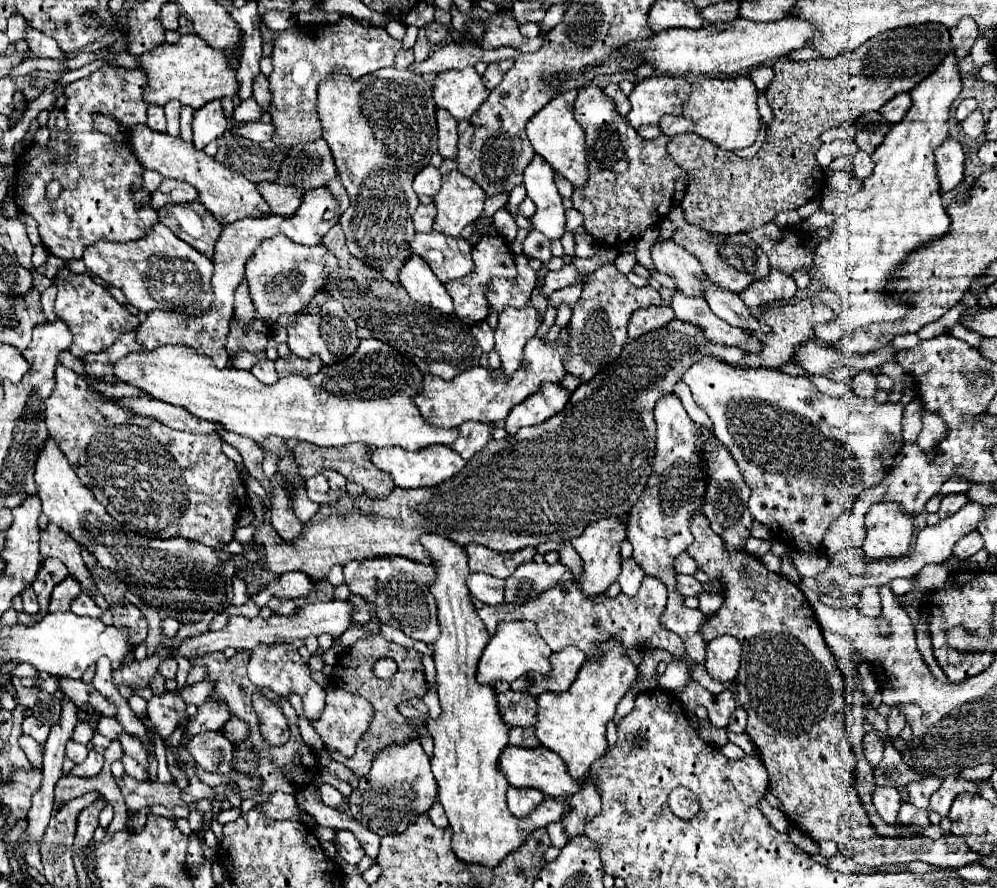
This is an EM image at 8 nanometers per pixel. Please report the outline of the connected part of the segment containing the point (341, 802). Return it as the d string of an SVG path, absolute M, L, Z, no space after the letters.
M323 783L319 789L321 789L321 799L323 799L323 803L325 803L327 807L331 807L331 809L341 809L341 811L343 811L343 807L345 807L345 797L343 797L337 789L333 789L333 787L327 785L327 783Z

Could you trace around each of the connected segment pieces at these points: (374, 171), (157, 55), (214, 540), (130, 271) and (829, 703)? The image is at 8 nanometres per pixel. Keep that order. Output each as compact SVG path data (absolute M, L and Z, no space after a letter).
M389 67L357 81L337 71L331 79L319 83L317 91L323 139L333 151L337 173L351 199L351 207L339 217L347 247L365 265L399 285L397 275L413 255L409 243L415 235L413 211L419 205L413 179L437 153L433 85L411 67Z
M181 35L177 43L161 43L155 49L141 55L141 69L149 75L145 87L145 101L153 105L165 105L169 99L177 99L183 105L201 109L205 103L221 97L233 97L239 91L237 67L241 57L241 43L233 53L207 45L199 35Z
M57 367L55 371L55 391L51 393L51 397L45 401L45 423L47 423L47 429L49 429L49 435L53 439L57 439L57 445L61 449L61 453L65 455L65 459L69 461L71 467L75 467L75 473L79 475L79 481L93 491L95 499L99 503L103 503L103 507L107 507L107 513L117 519L121 525L125 525L127 529L131 531L137 531L139 535L145 535L145 537L157 537L157 539L167 539L167 537L185 537L185 539L193 539L193 541L199 541L203 545L209 545L209 547L223 547L231 541L233 537L233 527L235 527L235 521L241 513L241 509L245 507L245 495L247 495L247 489L243 485L243 477L239 473L239 469L235 467L235 463L223 455L221 451L221 437L219 435L191 435L191 433L185 433L185 431L177 431L177 429L171 429L159 421L155 421L153 417L143 417L143 415L135 415L133 411L129 409L123 409L119 403L113 403L109 399L103 399L99 391L95 391L81 375L77 375L75 371L67 369L67 367Z
M157 223L139 241L89 245L83 253L83 261L89 273L119 287L127 301L141 313L155 309L177 311L185 321L189 321L197 313L207 311L215 301L215 293L211 289L213 261L175 237L167 227L163 227L163 223Z
M703 513L691 517L691 533L695 535L695 541L689 545L687 553L695 559L697 567L709 575L709 583L721 589L725 599L719 611L705 619L701 635L705 641L711 641L719 635L733 635L743 647L741 667L735 677L737 701L749 715L747 735L759 747L761 761L769 771L769 793L773 793L783 803L783 813L789 817L789 821L809 833L815 841L835 841L845 857L865 867L907 863L915 859L953 867L978 862L981 855L971 851L962 837L952 833L944 834L937 840L928 837L899 839L877 835L870 828L869 816L855 791L855 755L849 747L849 733L843 713L843 673L823 641L821 627L809 601L795 583L769 571L757 557L749 555L747 551L727 551L723 537L719 537L709 527Z

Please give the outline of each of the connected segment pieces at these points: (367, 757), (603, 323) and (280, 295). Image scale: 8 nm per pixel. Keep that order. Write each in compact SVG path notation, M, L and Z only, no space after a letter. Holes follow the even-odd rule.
M371 635L365 639L359 639L353 647L345 649L343 653L337 655L337 663L333 665L333 675L329 679L329 683L333 687L339 687L343 691L349 691L351 695L359 695L363 699L367 699L373 707L373 721L371 727L363 733L363 737L357 743L357 753L353 757L345 757L335 749L327 749L327 753L331 753L331 757L339 763L343 763L345 767L351 767L355 773L365 775L371 769L371 763L375 759L375 755L379 751L383 751L385 747L391 745L403 745L409 743L413 739L421 739L419 731L415 725L425 727L425 721L421 719L407 719L399 713L399 705L401 703L409 703L413 697L423 697L425 695L425 675L423 675L423 663L421 663L421 653L407 649L403 645L397 645L393 641L383 639L381 635ZM381 657L391 657L397 663L397 673L391 679L377 679L373 675L371 665L381 659Z
M605 263L589 273L581 299L573 305L571 317L571 363L567 371L577 375L581 381L593 379L607 363L613 363L623 345L627 343L627 323L633 311L645 309L651 305L661 305L661 295L651 287L635 287L629 279L615 267L615 263Z
M275 235L263 241L245 267L251 299L257 309L255 321L265 321L267 325L271 325L265 327L272 327L279 315L303 311L309 299L327 285L327 281L331 279L331 273L337 267L339 267L337 257L331 251L327 251L323 243L305 247L289 241L285 235Z

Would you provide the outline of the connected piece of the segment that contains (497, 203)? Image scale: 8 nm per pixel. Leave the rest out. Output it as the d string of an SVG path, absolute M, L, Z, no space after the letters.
M509 193L487 197L487 201L485 201L485 213L483 213L481 217L485 217L485 215L493 215L497 209L501 209L501 207L507 203L507 199L509 199Z

